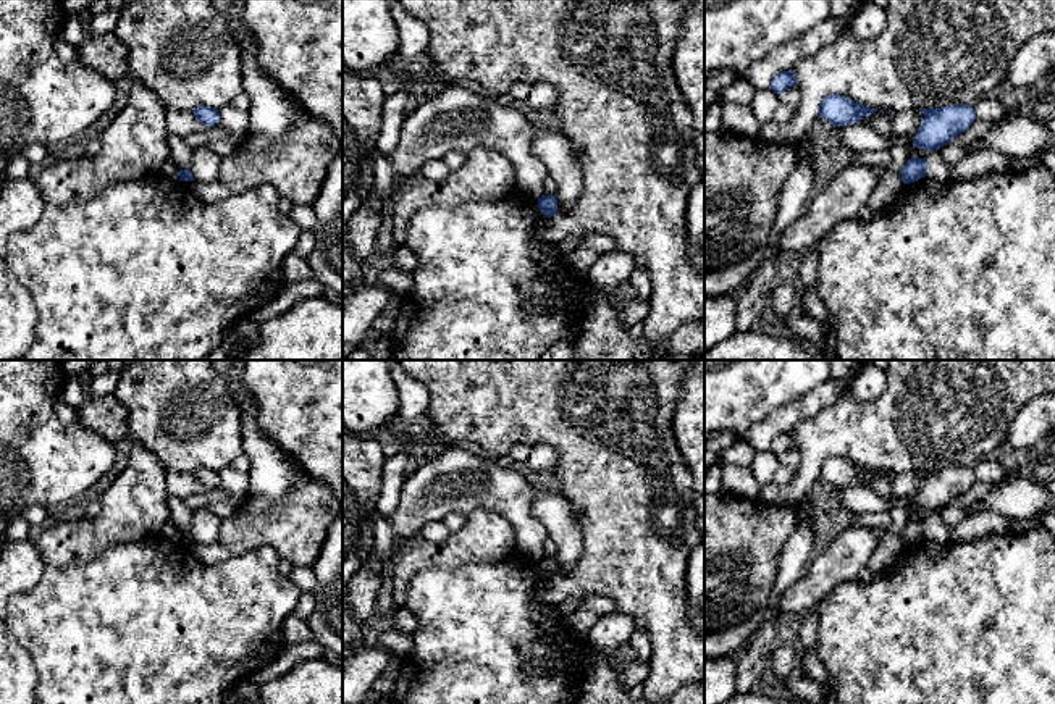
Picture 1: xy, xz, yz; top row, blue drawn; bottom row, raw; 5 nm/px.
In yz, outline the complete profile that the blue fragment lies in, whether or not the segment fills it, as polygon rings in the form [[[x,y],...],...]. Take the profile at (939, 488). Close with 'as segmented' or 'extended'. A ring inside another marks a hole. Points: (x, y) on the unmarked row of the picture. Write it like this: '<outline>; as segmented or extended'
[[[947,467],[940,470],[919,470],[924,475],[913,507],[924,512],[937,512],[963,496],[976,481],[969,467]]]; as segmented

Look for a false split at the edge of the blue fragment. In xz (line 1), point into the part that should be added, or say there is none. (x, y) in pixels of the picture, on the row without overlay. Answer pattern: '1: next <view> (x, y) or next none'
1: next none

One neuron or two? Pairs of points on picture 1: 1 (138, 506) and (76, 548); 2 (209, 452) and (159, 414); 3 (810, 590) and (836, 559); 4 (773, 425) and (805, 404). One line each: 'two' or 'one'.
1: one
2: one
3: one
4: one

